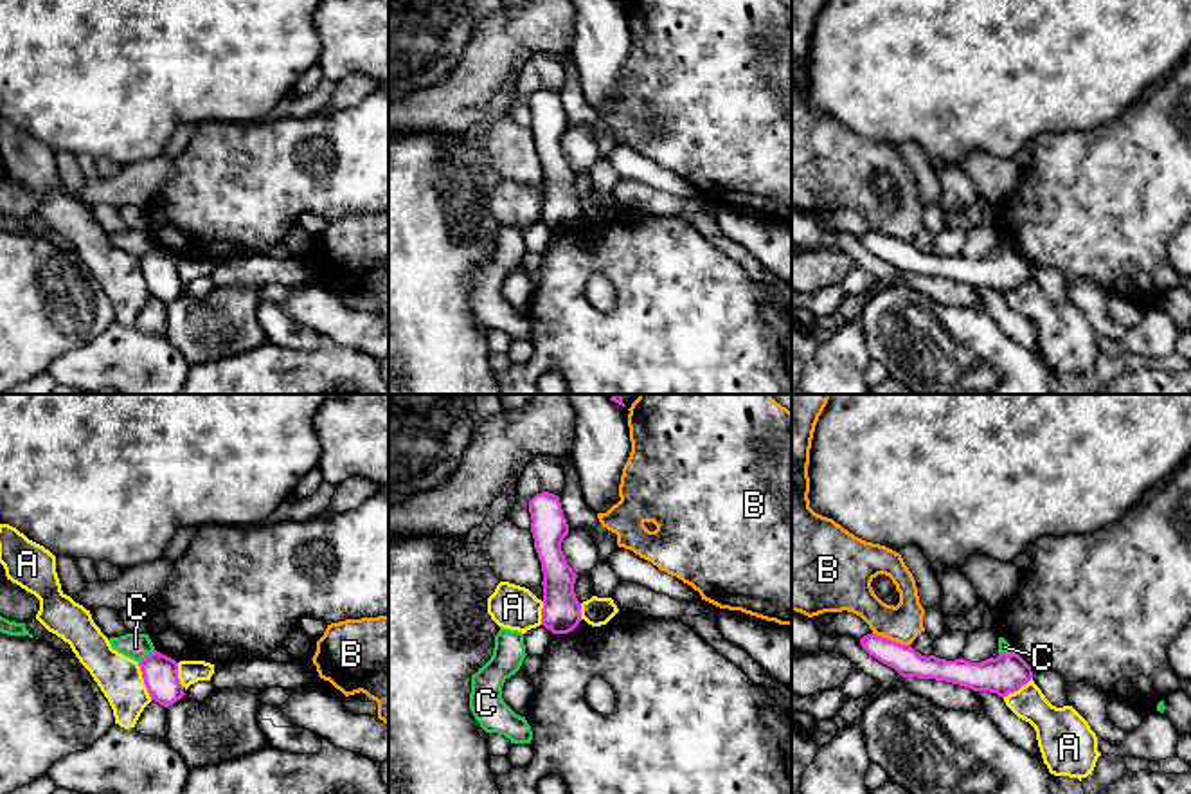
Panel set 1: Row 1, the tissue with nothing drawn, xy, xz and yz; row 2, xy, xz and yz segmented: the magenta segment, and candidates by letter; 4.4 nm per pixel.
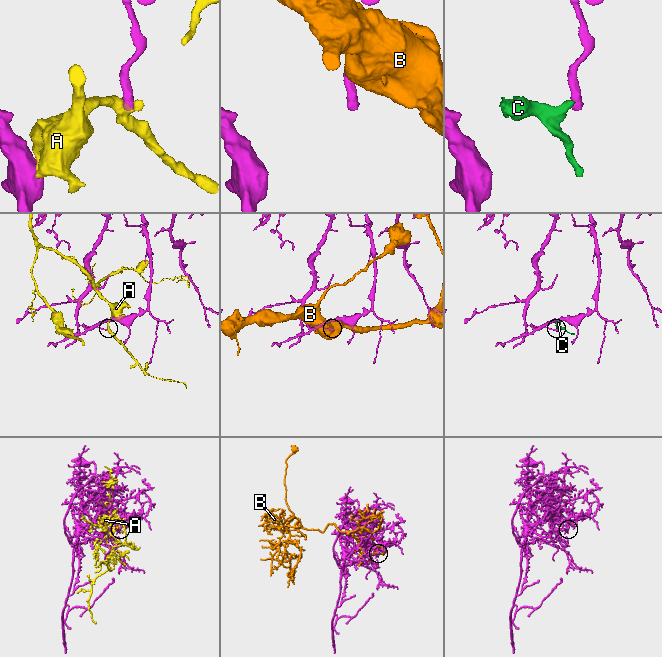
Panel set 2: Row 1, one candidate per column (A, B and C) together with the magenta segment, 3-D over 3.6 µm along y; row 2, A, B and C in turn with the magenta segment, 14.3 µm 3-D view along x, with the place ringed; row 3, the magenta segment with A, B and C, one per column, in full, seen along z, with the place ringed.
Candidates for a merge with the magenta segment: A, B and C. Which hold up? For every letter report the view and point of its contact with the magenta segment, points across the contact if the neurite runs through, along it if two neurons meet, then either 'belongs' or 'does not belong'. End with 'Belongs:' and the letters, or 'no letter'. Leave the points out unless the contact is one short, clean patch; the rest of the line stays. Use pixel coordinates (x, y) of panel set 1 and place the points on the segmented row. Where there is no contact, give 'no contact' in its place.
A: xy (144, 681) | does not belong
B: yz (889, 640) | does not belong
C: xy (146, 656) | along xy (155, 650), (137, 661) | does not belong
Belongs: no letter

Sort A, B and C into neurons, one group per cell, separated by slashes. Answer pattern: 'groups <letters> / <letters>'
groups A / B / C

